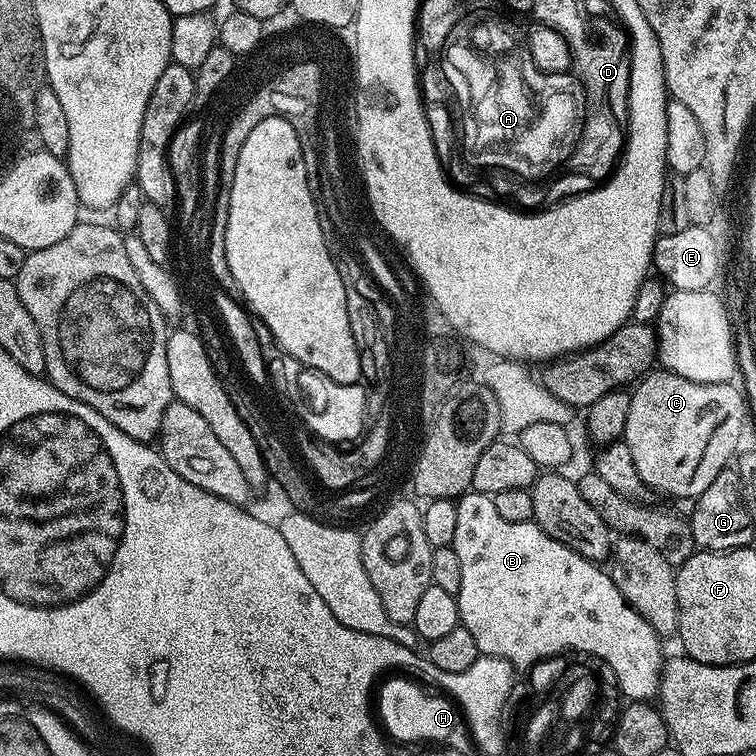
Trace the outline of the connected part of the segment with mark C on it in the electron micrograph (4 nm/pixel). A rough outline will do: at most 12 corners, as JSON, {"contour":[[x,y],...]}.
{"contour":[[652,370],[622,442],[650,490],[691,501],[744,432],[735,383]]}

